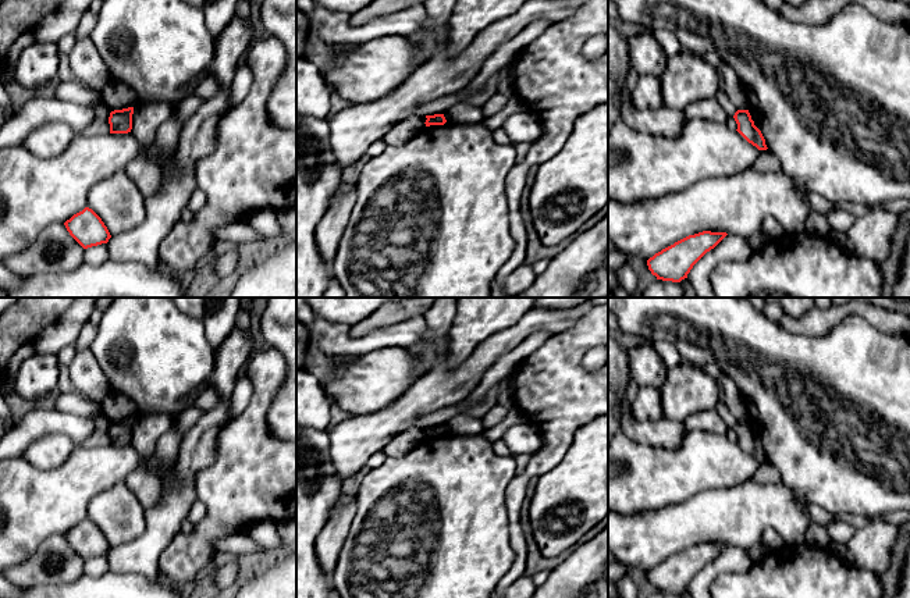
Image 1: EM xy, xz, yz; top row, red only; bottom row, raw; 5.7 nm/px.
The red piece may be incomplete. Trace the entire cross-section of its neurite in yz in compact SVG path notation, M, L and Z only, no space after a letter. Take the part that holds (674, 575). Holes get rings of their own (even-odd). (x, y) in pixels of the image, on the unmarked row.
M703 542L689 547L662 560L647 572L648 581L657 591L680 594L693 577L728 545Z

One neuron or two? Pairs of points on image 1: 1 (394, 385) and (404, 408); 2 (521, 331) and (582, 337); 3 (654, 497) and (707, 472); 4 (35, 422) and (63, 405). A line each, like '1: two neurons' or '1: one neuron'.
1: two neurons
2: two neurons
3: one neuron
4: two neurons

